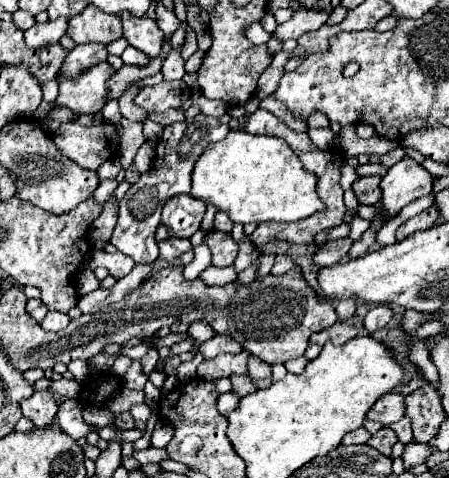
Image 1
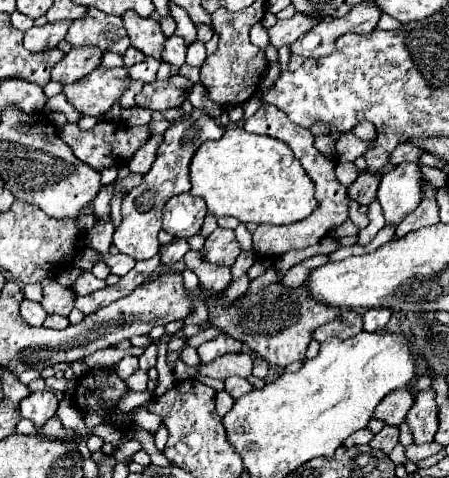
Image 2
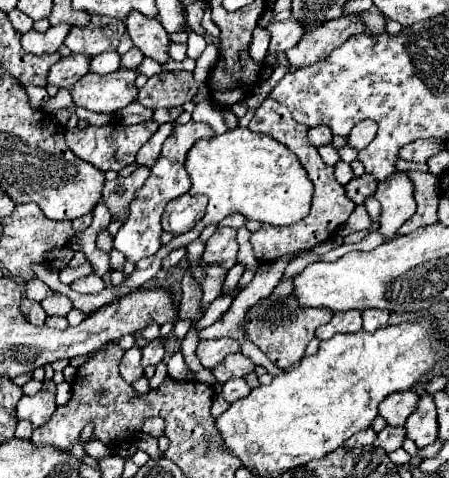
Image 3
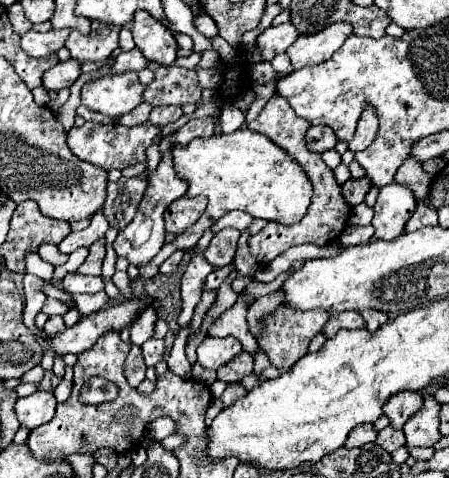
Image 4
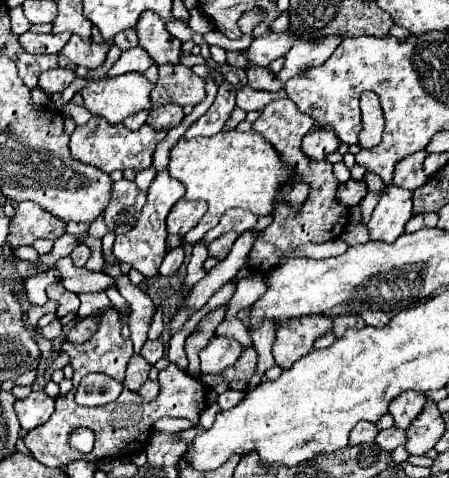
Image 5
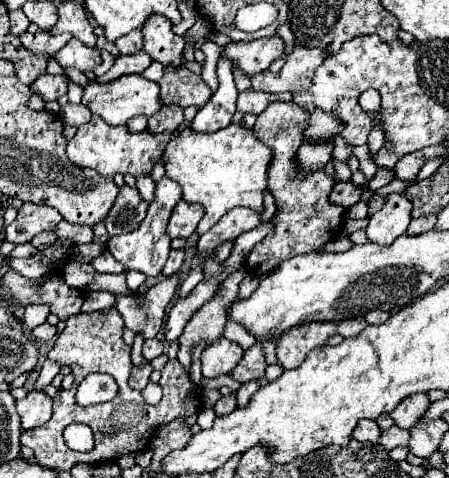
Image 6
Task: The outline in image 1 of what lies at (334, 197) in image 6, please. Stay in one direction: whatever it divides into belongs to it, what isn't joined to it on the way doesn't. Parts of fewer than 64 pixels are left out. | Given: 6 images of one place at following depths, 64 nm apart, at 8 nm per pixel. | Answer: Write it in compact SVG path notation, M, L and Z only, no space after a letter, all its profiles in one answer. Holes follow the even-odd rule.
M366 176L366 178L358 178L352 184L354 194L360 204L378 204L380 202L380 198L382 198L380 180L382 180L382 176Z

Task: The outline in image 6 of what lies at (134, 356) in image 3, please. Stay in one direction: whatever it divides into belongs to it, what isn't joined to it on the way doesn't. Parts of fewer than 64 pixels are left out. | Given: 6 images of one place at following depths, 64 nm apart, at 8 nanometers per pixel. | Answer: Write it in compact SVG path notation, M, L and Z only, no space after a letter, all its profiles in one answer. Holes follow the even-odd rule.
M144 364L144 366L132 366L128 386L132 386L134 390L142 390L142 388L144 388L144 386L150 382L150 372L152 372L152 364Z

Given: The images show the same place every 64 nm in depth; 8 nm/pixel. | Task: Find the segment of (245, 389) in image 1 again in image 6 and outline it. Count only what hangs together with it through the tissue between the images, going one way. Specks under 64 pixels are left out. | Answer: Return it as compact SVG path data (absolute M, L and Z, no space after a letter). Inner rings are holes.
M236 394L222 396L222 398L216 402L216 406L214 406L214 410L216 410L216 414L218 414L218 416L224 416L224 414L232 412L234 408L236 408Z

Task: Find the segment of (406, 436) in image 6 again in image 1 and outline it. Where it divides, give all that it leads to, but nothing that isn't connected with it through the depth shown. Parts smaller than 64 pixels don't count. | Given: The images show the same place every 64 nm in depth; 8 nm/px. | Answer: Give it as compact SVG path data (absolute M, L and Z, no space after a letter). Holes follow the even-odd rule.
M380 428L380 430L368 440L368 444L370 444L372 448L376 448L376 450L378 450L380 454L384 454L384 456L390 456L394 442L398 442L398 438L396 438L396 434L394 434L390 428Z

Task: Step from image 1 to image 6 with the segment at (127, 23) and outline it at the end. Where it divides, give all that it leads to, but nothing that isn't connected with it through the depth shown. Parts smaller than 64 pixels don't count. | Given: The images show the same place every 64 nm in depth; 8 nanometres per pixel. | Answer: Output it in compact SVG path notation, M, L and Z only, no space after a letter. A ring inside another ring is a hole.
M160 14L148 16L142 28L144 50L162 66L180 66L186 40L172 32L172 22Z

